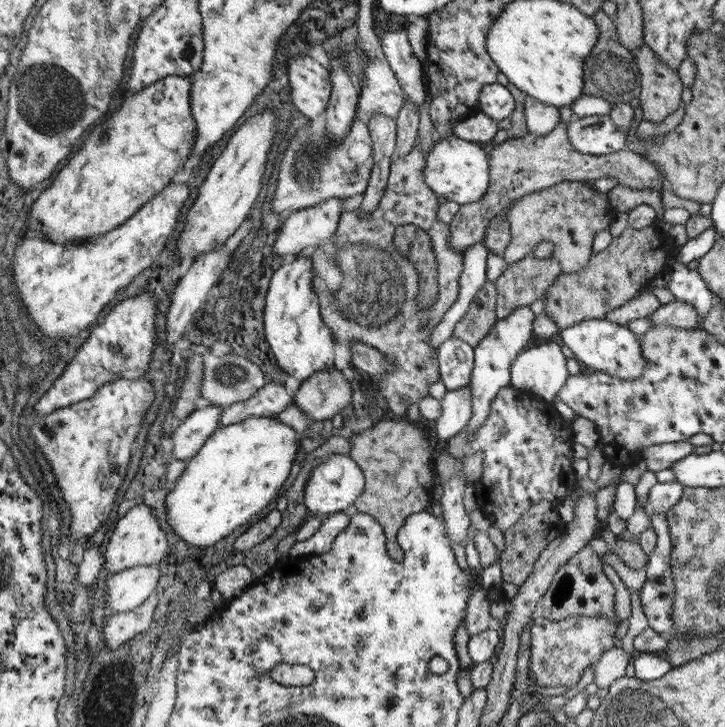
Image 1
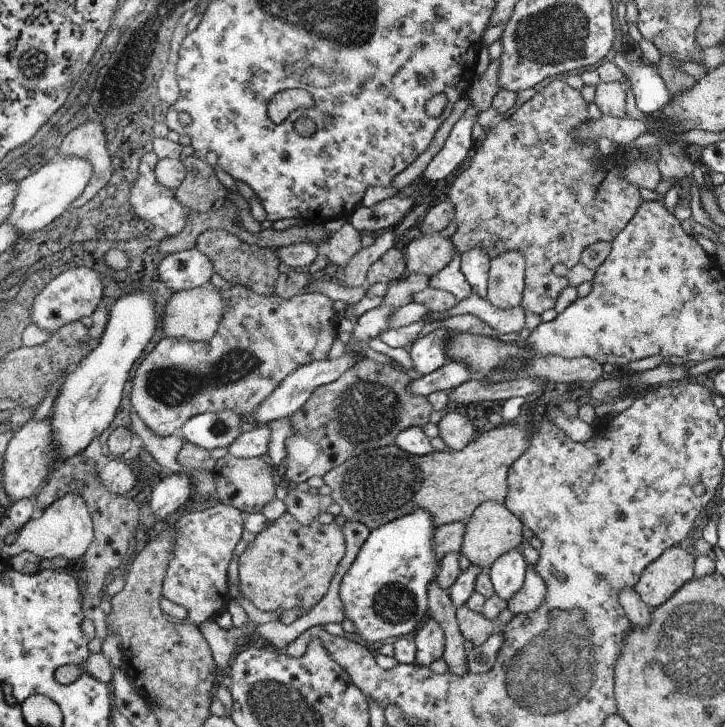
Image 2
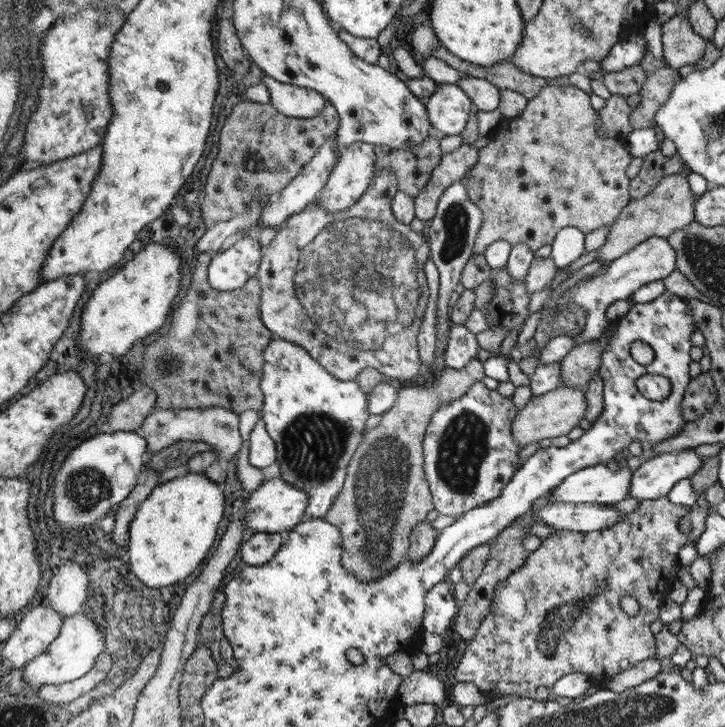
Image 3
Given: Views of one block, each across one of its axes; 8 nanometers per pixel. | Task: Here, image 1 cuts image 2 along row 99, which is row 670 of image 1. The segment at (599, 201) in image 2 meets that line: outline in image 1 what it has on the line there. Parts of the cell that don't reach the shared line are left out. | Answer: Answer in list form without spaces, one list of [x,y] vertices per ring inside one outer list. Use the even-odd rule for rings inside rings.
[[[537,614],[531,624],[531,652],[529,652],[529,670],[533,680],[541,688],[561,686],[561,684],[573,688],[581,678],[583,668],[593,666],[601,658],[601,654],[613,646],[611,642],[613,632],[615,632],[615,622],[609,622],[605,618],[575,616],[569,620],[553,622]]]

